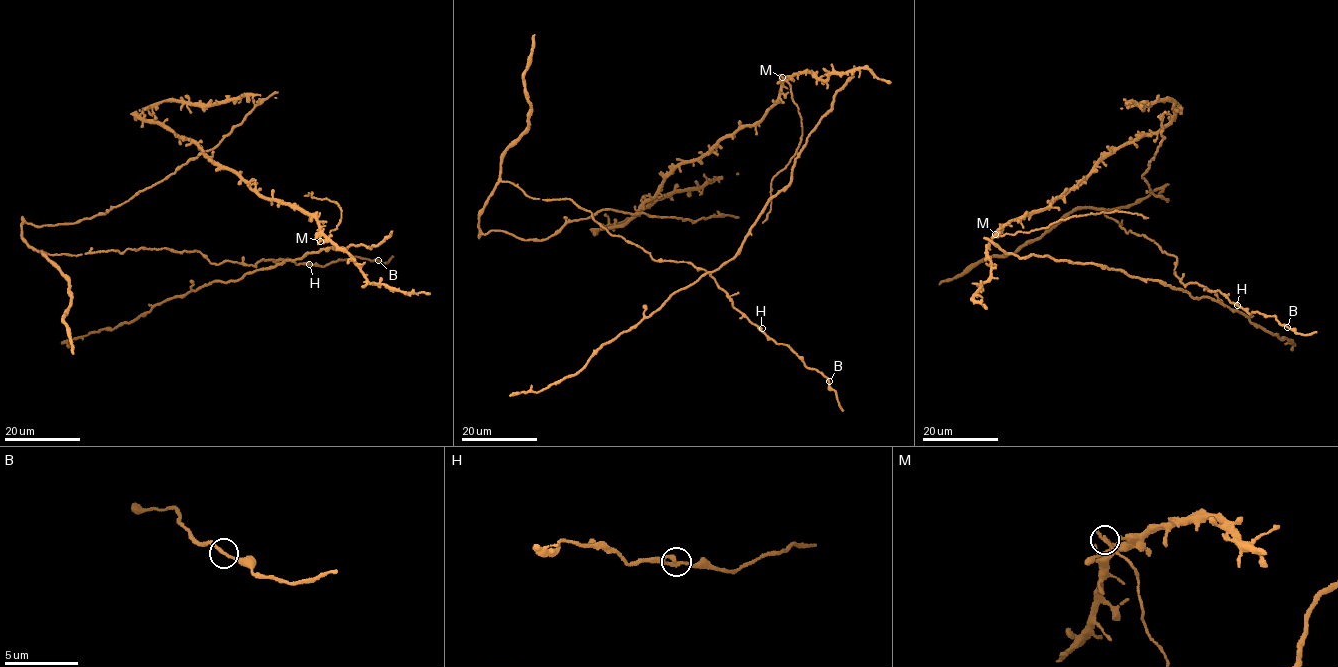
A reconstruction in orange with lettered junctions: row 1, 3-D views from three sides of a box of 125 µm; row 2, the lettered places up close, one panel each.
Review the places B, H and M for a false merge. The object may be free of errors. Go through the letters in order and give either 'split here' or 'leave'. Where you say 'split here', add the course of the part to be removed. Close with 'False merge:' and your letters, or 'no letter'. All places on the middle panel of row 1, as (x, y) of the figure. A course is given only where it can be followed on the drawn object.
B: leave
H: leave
M: split here; foreign part runs (782, 77), (788, 83), (792, 101), (801, 116), (802, 136), (796, 154), (771, 181), (770, 211), (762, 223)
False merge: M

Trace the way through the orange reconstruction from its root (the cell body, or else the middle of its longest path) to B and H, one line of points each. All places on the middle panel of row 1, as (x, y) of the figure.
B: (505, 232), (478, 227), (499, 182), (536, 199), (571, 199), (655, 260), (707, 271), (736, 308), (829, 381)
H: (505, 232), (478, 227), (499, 182), (536, 199), (571, 199), (655, 260), (707, 271), (762, 328)

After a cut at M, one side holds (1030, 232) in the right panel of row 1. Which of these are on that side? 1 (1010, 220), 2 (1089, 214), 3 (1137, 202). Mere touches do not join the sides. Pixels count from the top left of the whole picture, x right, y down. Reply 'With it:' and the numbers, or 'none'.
With it: 2

